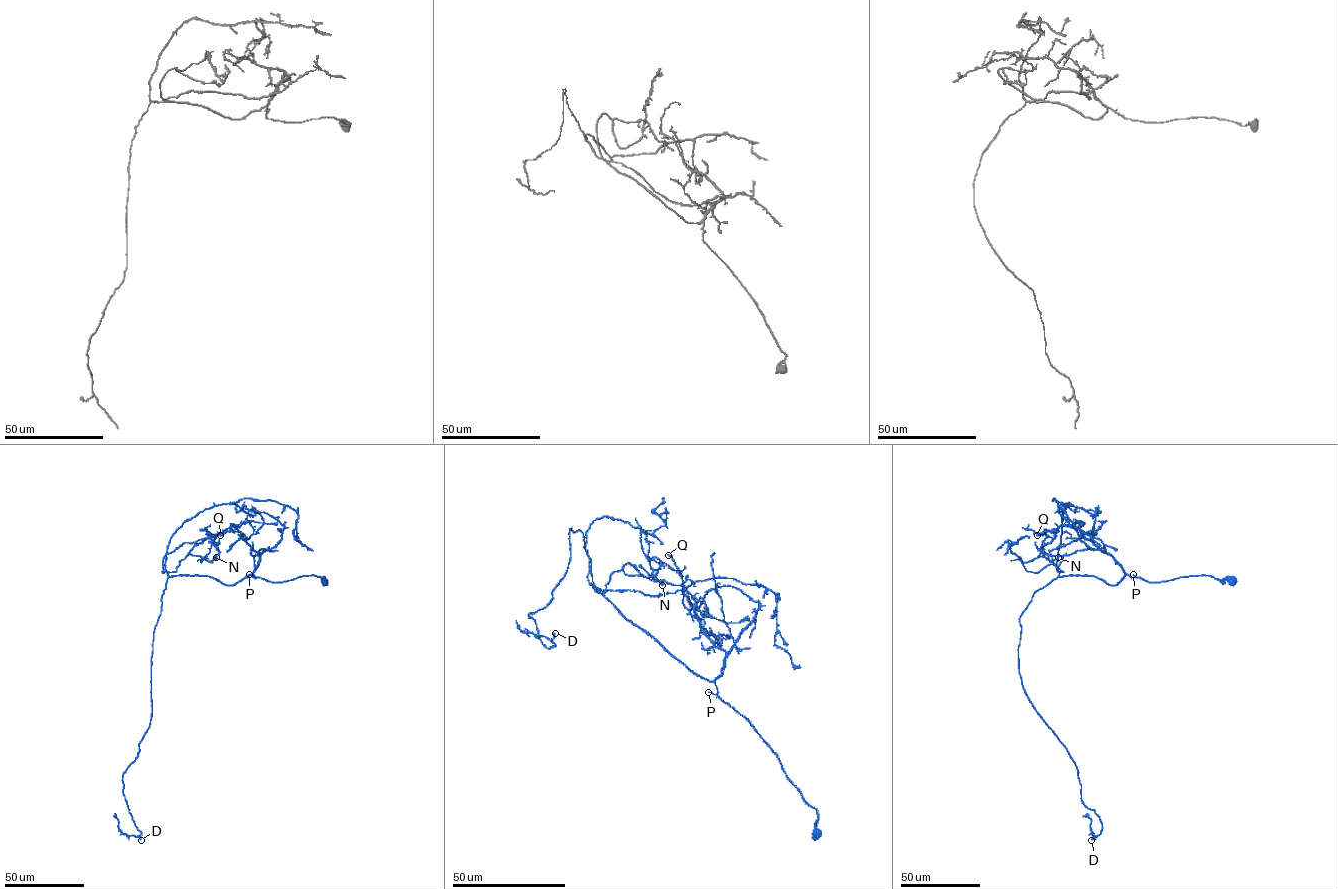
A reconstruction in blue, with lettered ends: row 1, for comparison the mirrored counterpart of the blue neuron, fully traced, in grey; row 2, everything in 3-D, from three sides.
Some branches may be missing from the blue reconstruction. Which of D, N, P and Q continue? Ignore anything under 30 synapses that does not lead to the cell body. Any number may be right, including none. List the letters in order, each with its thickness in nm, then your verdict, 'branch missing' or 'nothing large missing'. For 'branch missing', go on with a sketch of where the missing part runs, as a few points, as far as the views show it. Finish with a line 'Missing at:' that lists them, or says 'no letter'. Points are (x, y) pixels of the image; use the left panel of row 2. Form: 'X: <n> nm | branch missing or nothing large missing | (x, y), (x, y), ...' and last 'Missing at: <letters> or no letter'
D: 300 nm | branch missing | (141, 840), (150, 850), (162, 850), (183, 840), (198, 822)
N: 550 nm | nothing large missing
P: 100 nm | nothing large missing
Q: 320 nm | nothing large missing
Missing at: D

